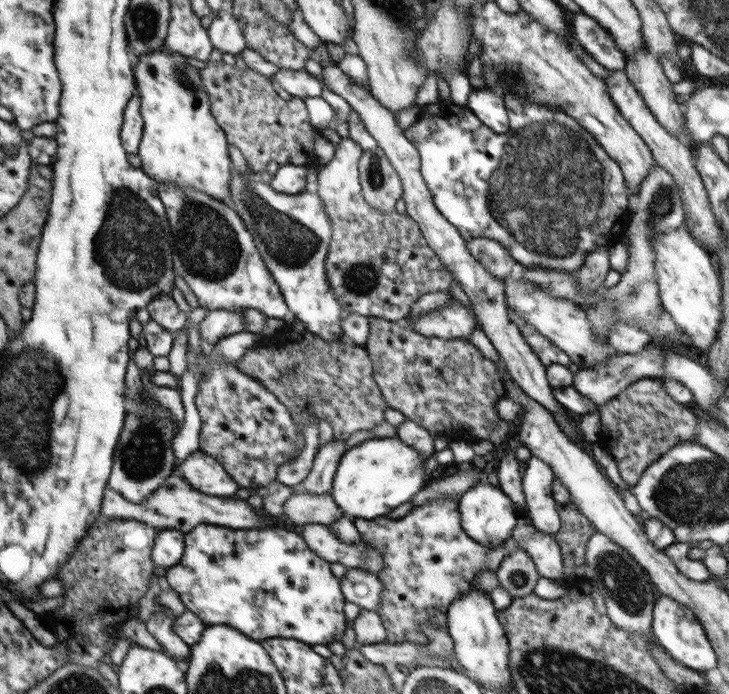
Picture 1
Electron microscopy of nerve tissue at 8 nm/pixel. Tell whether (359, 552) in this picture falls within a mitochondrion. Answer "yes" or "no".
yes

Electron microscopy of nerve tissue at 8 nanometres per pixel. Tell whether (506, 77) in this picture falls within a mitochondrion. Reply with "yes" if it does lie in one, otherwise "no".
yes

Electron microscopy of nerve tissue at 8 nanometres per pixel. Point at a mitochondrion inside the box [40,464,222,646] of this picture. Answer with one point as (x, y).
(112, 547)

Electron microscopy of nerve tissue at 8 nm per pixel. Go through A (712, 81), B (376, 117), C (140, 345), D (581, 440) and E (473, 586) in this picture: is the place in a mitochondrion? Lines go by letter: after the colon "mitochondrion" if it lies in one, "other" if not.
A: other
B: other
C: other
D: other
E: other

